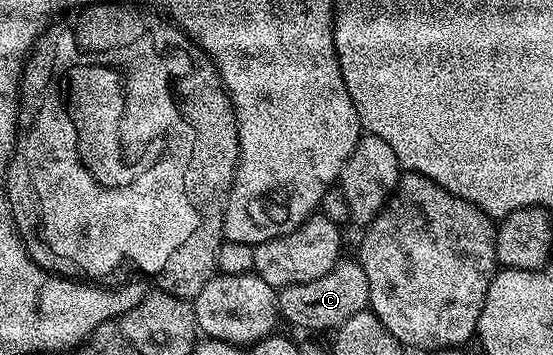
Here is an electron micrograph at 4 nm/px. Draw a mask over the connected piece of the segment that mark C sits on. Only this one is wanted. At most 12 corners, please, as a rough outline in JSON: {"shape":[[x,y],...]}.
{"shape":[[357,260],[278,291],[282,321],[334,332],[369,306]]}

